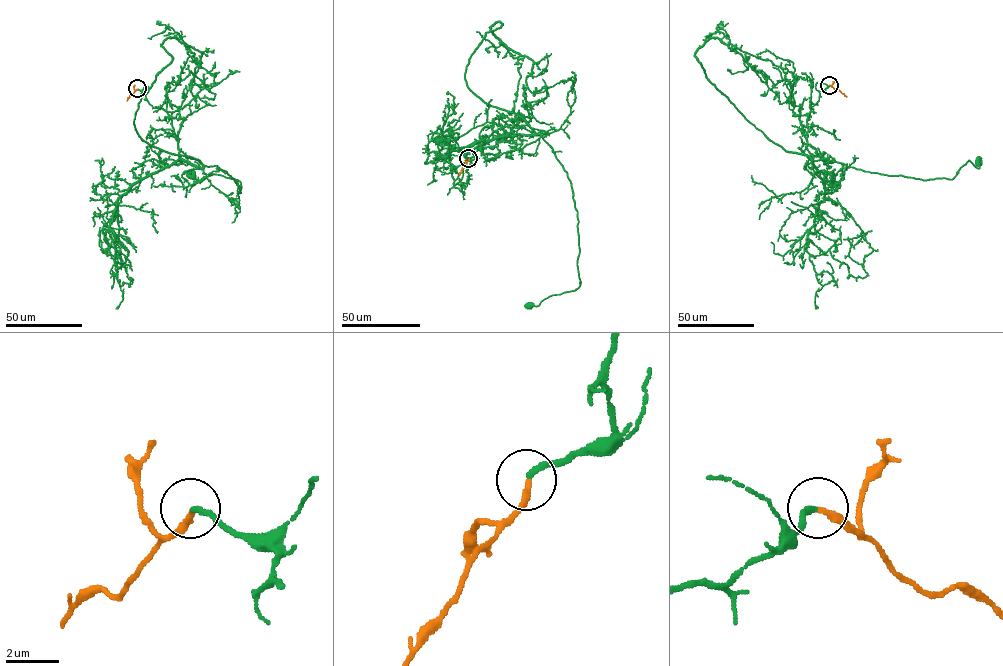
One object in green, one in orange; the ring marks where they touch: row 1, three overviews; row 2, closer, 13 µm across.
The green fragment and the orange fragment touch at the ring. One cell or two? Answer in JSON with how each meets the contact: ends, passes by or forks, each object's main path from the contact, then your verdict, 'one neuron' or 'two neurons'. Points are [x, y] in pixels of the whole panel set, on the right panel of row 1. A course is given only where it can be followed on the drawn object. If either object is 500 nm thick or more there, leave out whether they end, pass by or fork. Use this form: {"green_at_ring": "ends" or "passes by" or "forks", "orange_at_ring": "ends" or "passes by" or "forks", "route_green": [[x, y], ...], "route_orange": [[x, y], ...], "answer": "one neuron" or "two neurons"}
{"green_at_ring": "ends", "orange_at_ring": "ends", "route_green": [[829, 85], [807, 119], [811, 162], [929, 180], [952, 179], [969, 160], [978, 168], [978, 160]], "route_orange": [[829, 85], [846, 97]], "answer": "one neuron"}

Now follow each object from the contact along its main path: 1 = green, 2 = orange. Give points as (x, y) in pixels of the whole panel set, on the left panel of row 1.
1: (137, 89), (171, 120), (182, 159), (217, 166), (240, 192), (238, 180), (212, 174), (200, 181), (191, 173)
2: (137, 89), (126, 101)

